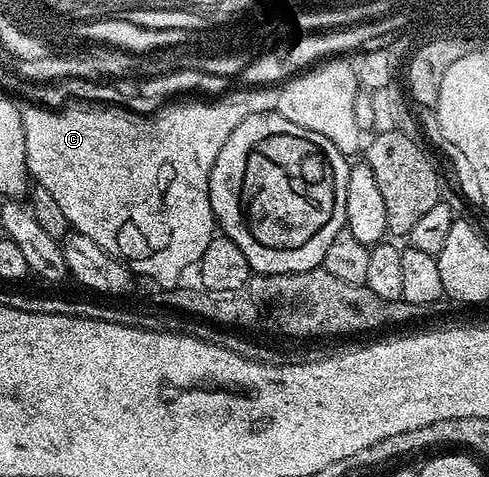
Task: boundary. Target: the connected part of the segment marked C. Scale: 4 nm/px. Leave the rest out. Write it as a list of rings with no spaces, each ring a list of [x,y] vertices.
[[[255,86],[250,90],[243,90],[247,92],[231,92],[228,96],[223,96],[220,100],[211,100],[208,104],[175,104],[179,102],[171,102],[166,106],[159,109],[158,112],[153,112],[150,114],[144,114],[142,112],[128,112],[126,108],[117,108],[114,106],[71,106],[66,110],[52,110],[50,108],[37,108],[34,106],[27,106],[22,109],[23,114],[23,125],[25,126],[25,154],[27,155],[27,170],[30,176],[30,179],[34,181],[36,185],[44,187],[46,190],[49,190],[49,193],[53,194],[54,200],[61,206],[62,213],[65,214],[65,218],[68,219],[70,227],[74,231],[85,234],[89,238],[93,238],[93,242],[97,242],[97,246],[101,246],[107,251],[111,256],[114,256],[116,260],[123,261],[128,268],[131,269],[132,273],[138,274],[139,272],[143,276],[148,276],[155,284],[160,284],[161,287],[165,288],[164,290],[171,290],[180,283],[179,280],[183,276],[183,271],[187,267],[198,265],[201,254],[205,254],[205,246],[209,246],[211,237],[216,235],[217,225],[215,222],[215,215],[211,209],[211,203],[209,202],[209,174],[213,170],[213,162],[217,162],[217,154],[221,154],[221,146],[225,146],[225,138],[229,138],[229,134],[233,134],[233,130],[237,130],[237,126],[241,126],[241,122],[249,114],[260,111],[261,106],[271,106],[274,105],[275,97],[277,95],[276,89],[271,86]]]

